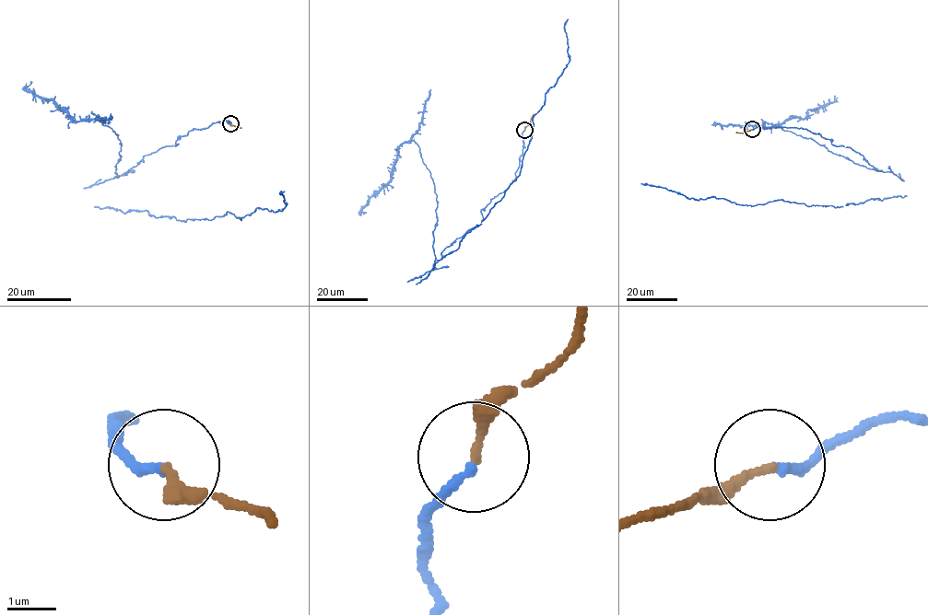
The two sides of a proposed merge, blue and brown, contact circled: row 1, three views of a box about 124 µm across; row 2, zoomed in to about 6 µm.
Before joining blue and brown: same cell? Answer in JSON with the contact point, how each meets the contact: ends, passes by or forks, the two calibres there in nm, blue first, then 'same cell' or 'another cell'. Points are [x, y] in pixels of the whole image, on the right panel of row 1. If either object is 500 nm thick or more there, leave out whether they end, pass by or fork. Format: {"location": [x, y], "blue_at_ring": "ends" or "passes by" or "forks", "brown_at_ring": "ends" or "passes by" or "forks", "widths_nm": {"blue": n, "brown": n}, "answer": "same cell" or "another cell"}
{"location": [752, 129], "blue_at_ring": "ends", "brown_at_ring": "ends", "widths_nm": {"blue": 180, "brown": 190}, "answer": "same cell"}

